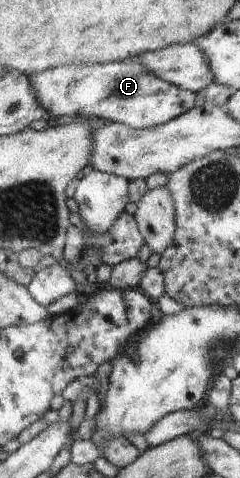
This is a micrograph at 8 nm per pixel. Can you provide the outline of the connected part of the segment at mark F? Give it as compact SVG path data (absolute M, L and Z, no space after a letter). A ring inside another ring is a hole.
M140 61L58 66L30 76L40 105L54 117L97 117L144 129L164 125L196 107L196 92L148 73Z

